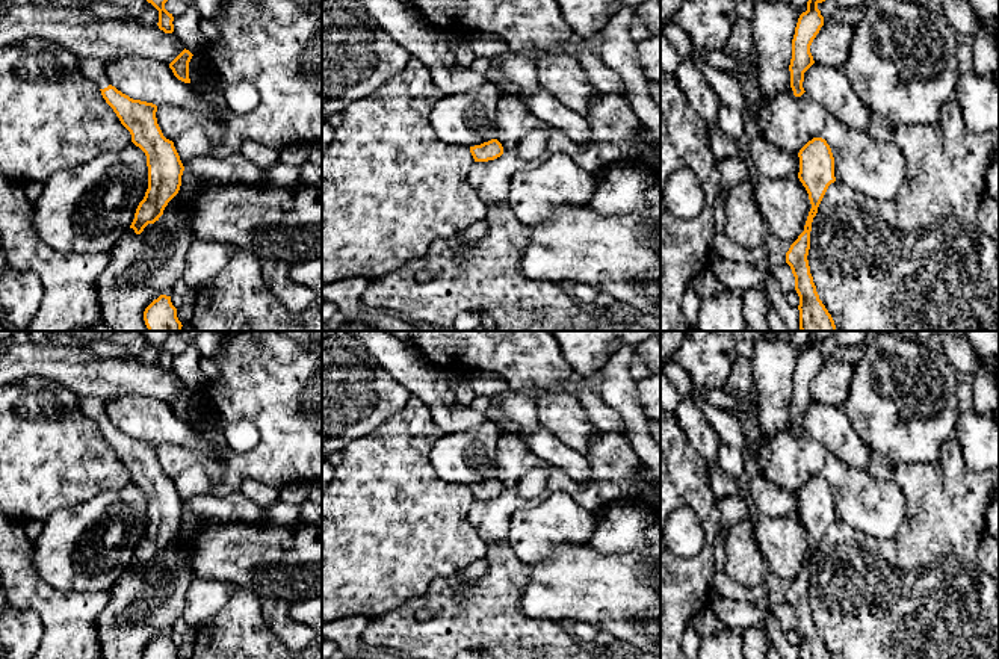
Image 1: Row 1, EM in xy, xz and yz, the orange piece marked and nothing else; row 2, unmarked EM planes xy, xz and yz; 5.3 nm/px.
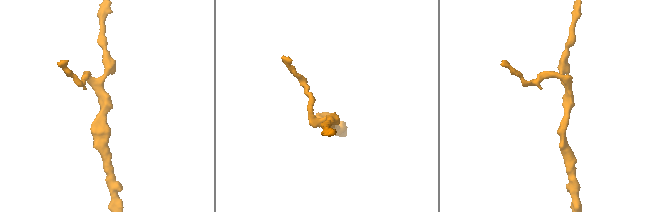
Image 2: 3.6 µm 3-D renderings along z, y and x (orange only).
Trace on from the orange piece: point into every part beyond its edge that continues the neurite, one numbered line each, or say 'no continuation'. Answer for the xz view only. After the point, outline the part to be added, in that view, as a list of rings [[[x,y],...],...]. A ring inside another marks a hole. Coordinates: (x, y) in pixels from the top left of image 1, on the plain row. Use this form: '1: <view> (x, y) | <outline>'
no continuation

